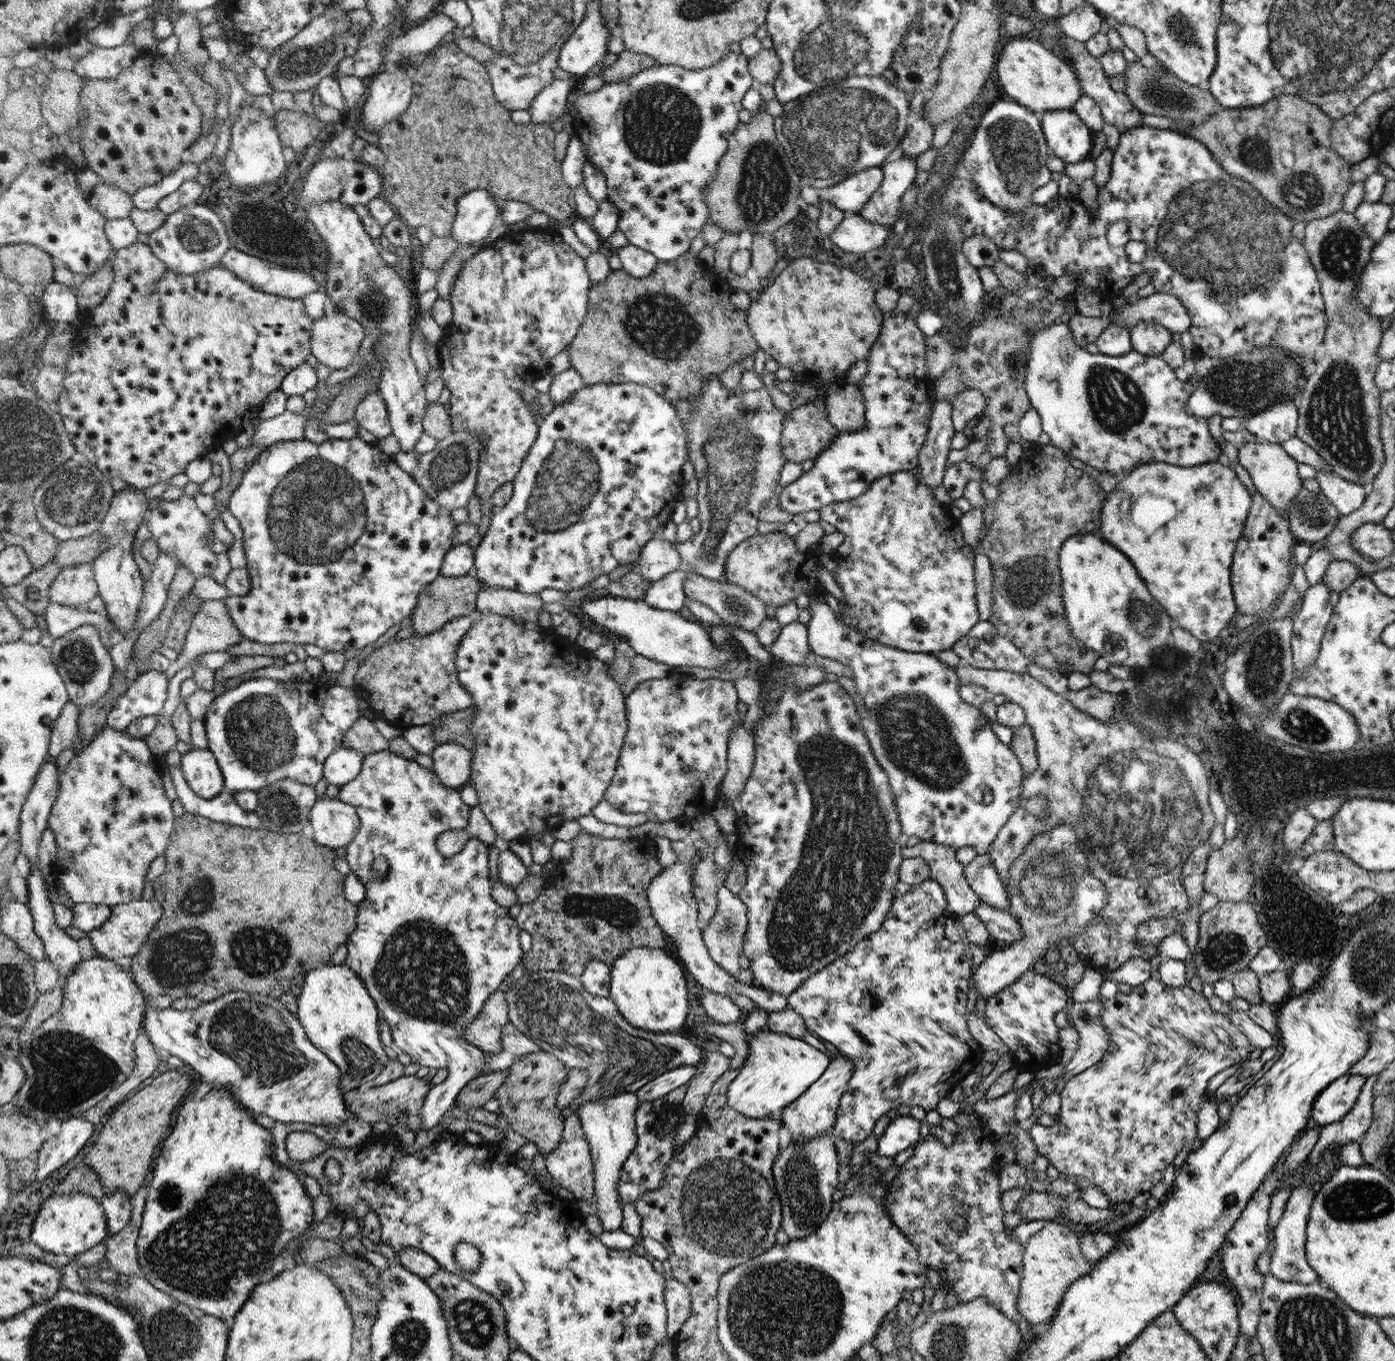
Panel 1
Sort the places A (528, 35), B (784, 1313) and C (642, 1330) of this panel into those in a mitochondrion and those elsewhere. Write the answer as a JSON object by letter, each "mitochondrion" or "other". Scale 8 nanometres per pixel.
{"A":"mitochondrion","B":"mitochondrion","C":"other"}

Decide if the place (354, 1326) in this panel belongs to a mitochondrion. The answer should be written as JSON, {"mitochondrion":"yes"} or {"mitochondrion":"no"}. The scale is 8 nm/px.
{"mitochondrion":"no"}

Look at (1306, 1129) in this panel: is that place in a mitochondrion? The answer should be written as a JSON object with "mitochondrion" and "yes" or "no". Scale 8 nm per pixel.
{"mitochondrion":"no"}

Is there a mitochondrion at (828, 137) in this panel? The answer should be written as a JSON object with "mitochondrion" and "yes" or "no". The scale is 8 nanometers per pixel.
{"mitochondrion":"yes"}

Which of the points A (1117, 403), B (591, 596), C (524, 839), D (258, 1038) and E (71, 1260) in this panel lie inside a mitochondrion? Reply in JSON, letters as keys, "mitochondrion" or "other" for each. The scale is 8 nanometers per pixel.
{"A":"mitochondrion","B":"other","C":"other","D":"mitochondrion","E":"other"}

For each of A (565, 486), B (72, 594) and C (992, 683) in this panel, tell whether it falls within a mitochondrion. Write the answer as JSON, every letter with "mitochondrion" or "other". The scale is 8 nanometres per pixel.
{"A":"mitochondrion","B":"other","C":"other"}

